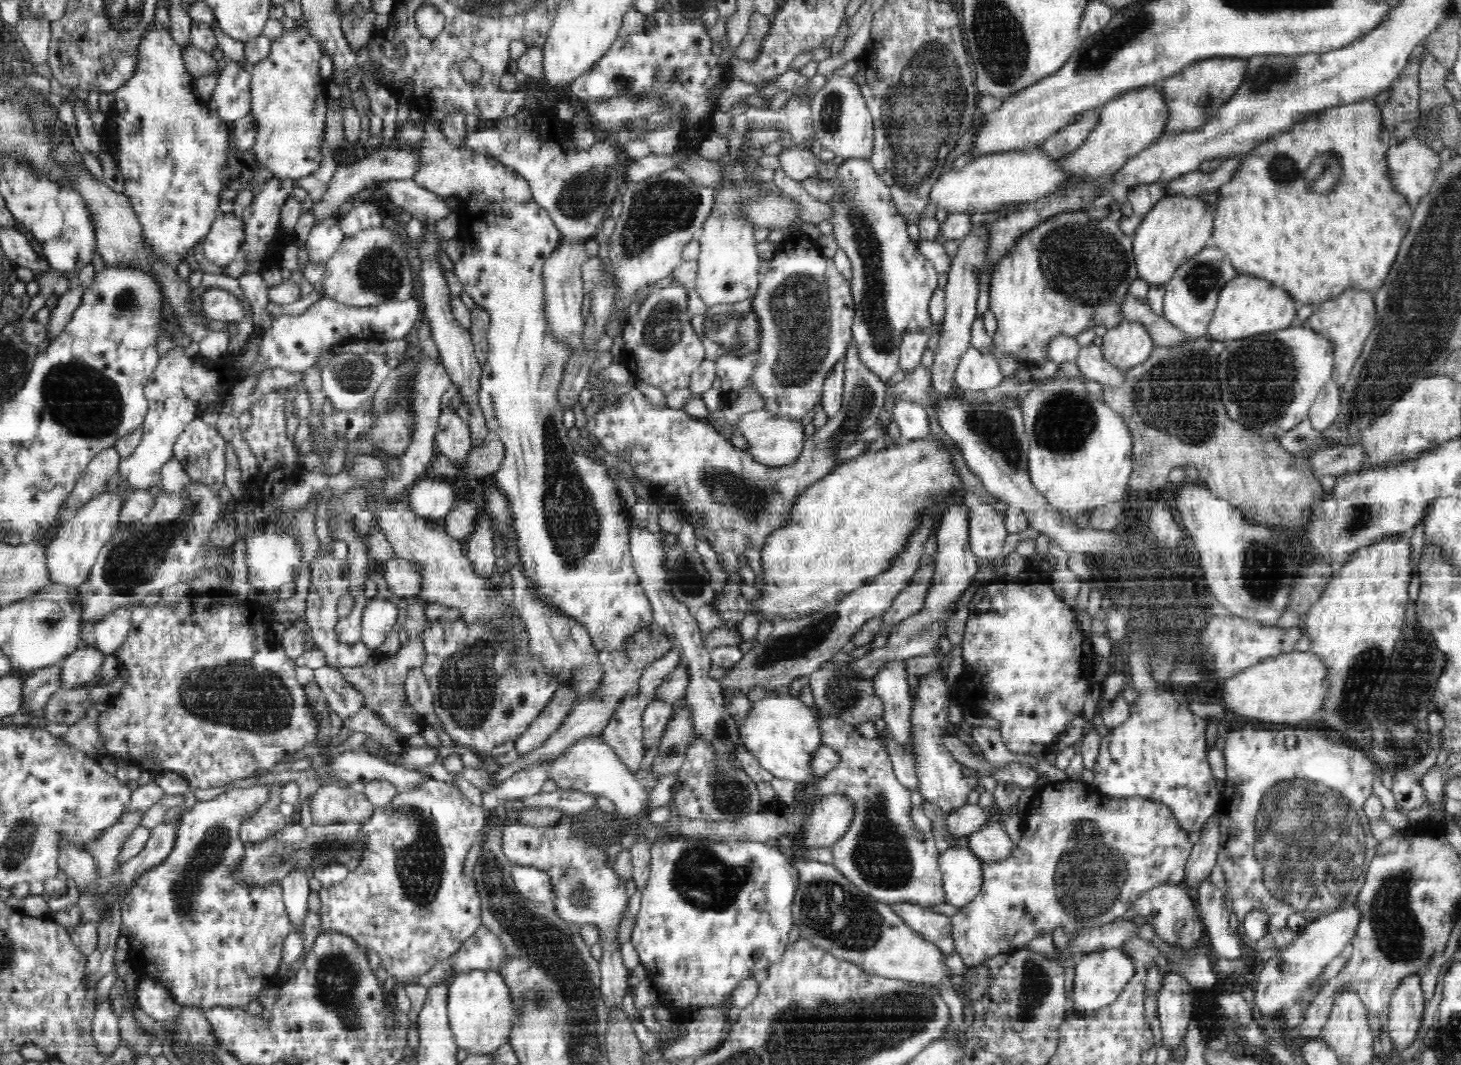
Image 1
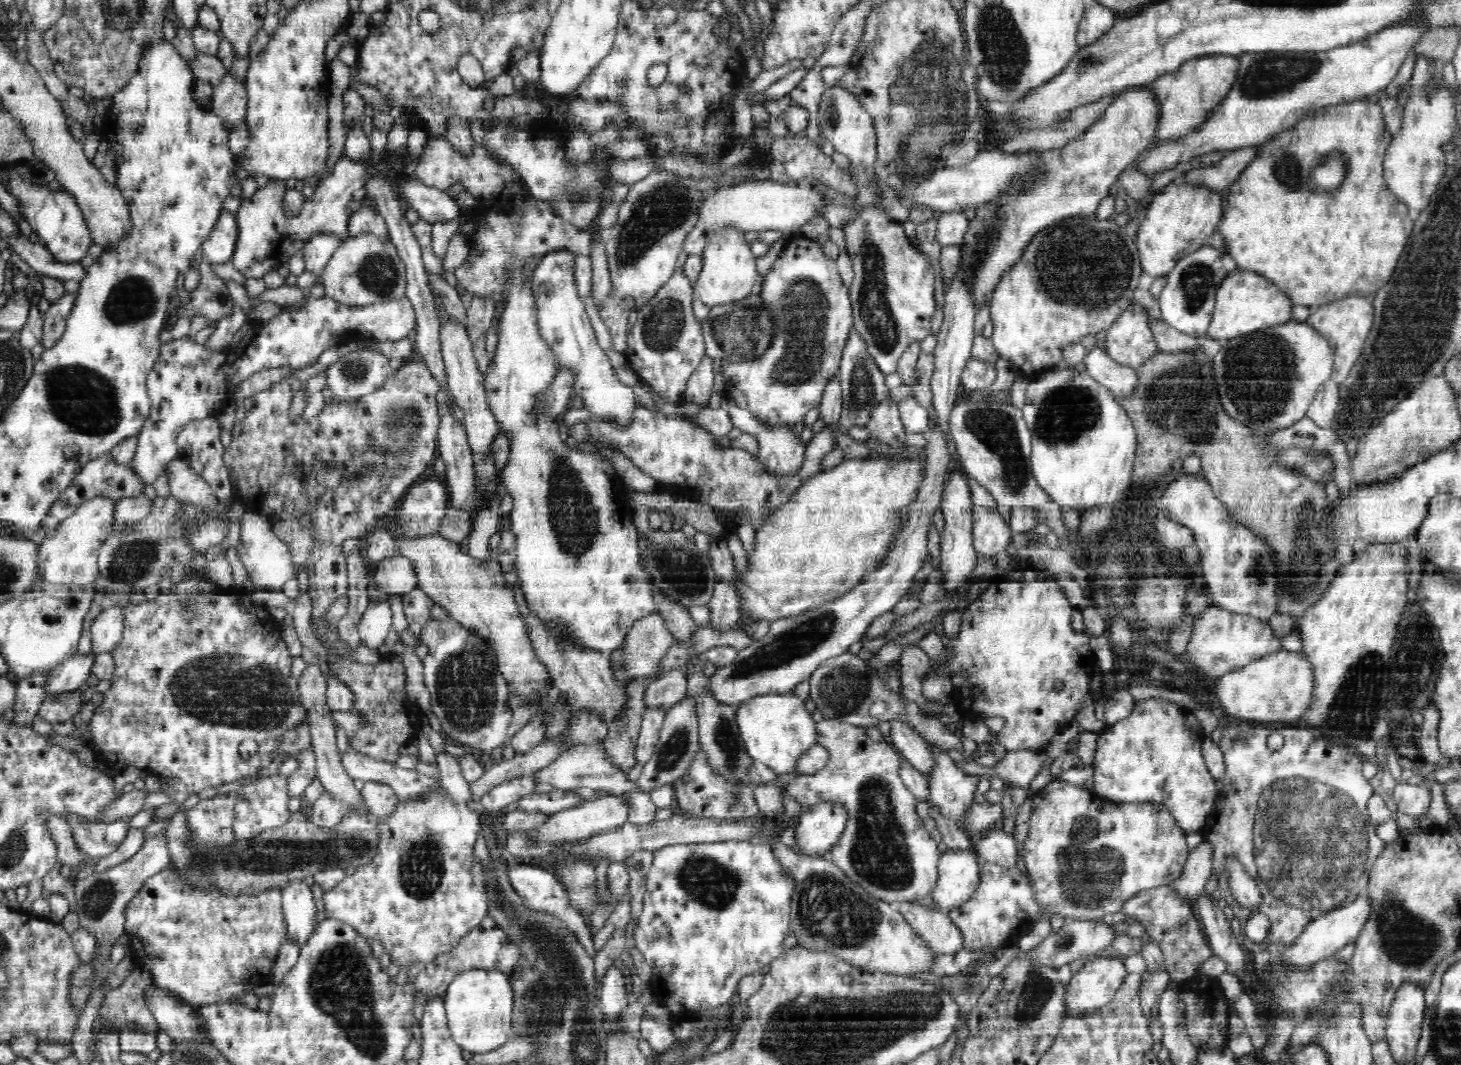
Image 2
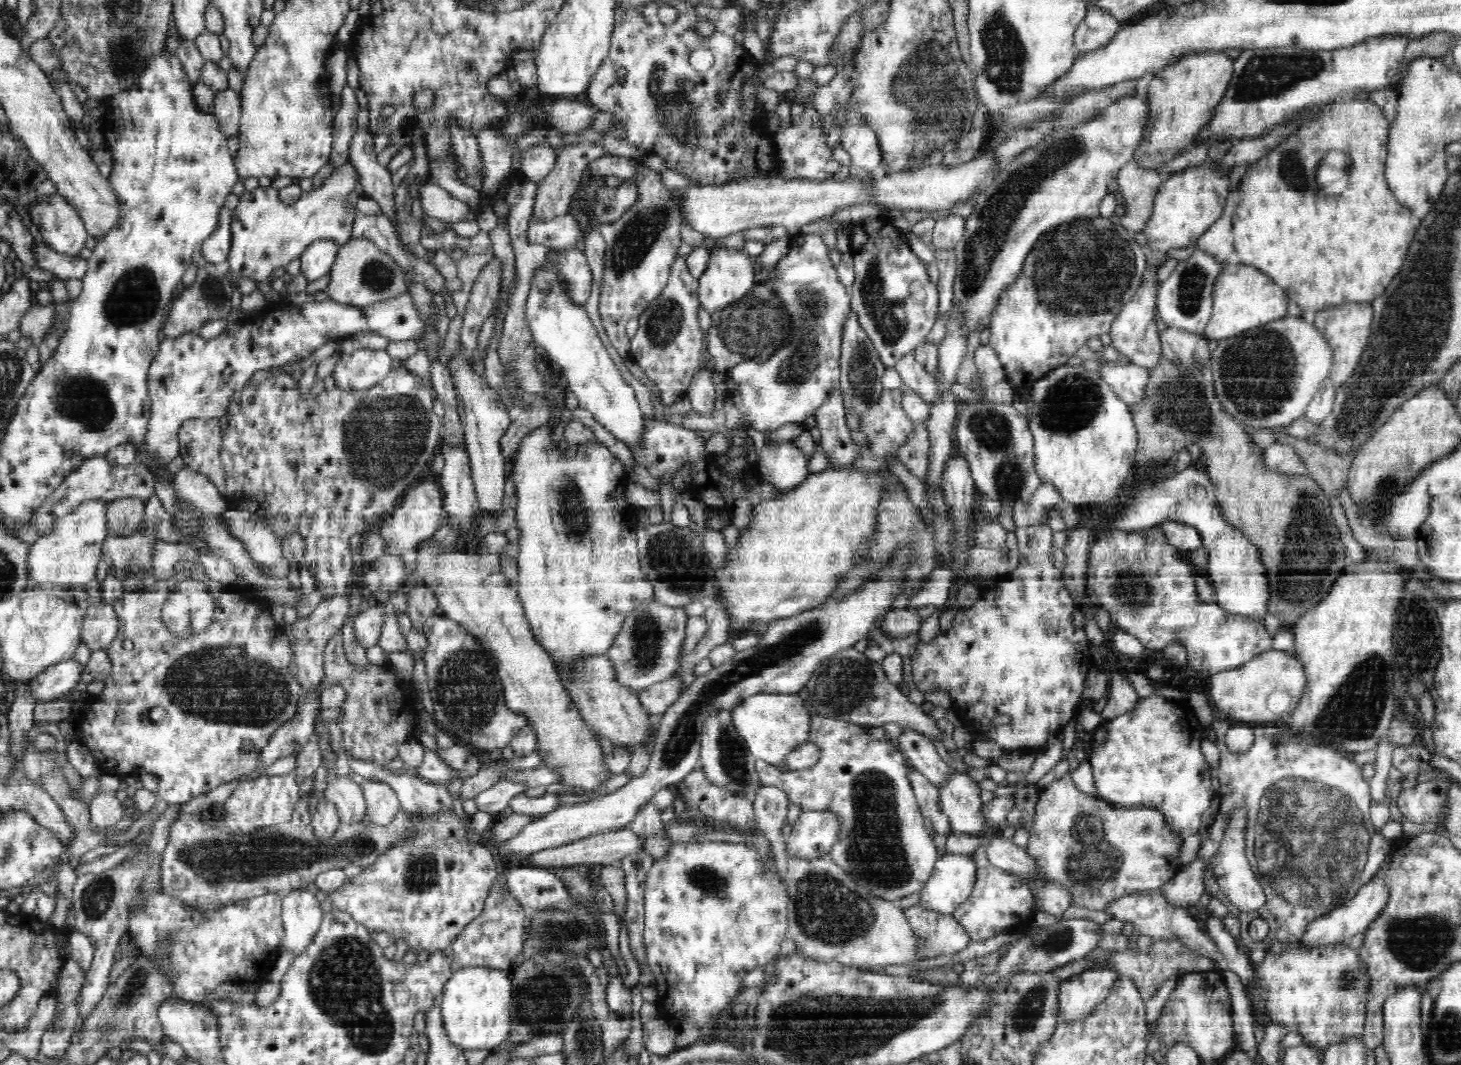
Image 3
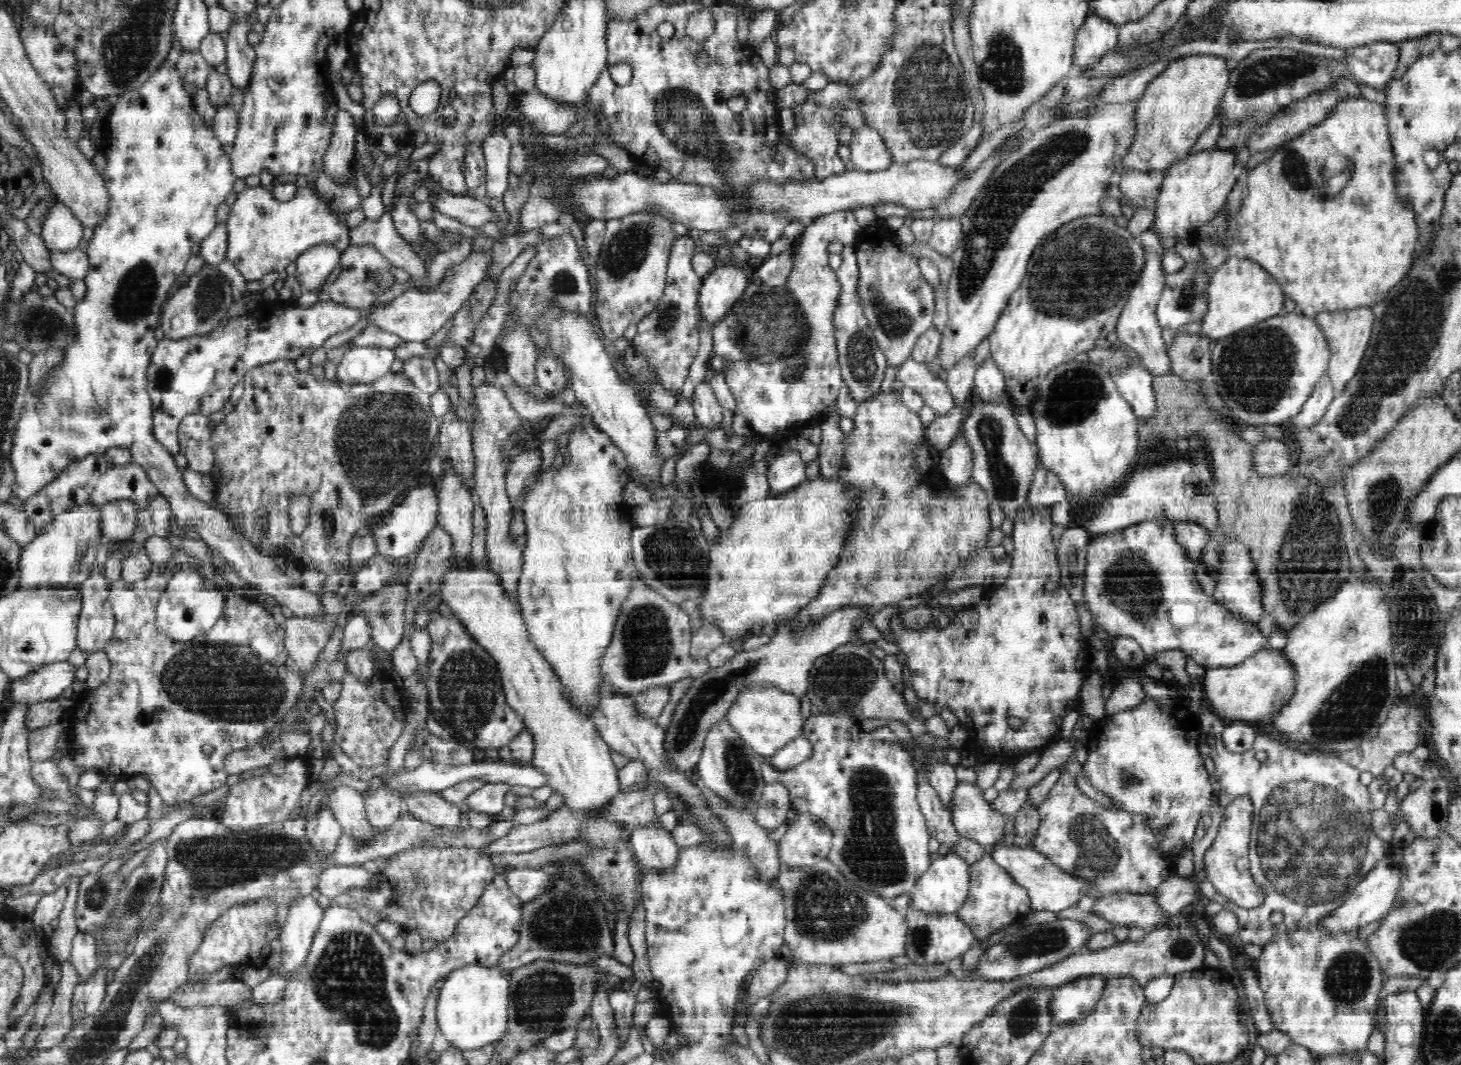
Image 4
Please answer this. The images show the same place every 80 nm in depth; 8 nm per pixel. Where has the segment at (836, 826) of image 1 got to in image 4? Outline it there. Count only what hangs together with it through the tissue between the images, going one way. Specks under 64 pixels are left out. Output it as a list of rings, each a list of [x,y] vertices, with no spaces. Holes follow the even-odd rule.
[[[799,814],[778,842],[778,856],[787,868],[810,868],[827,858],[831,834],[814,817]]]

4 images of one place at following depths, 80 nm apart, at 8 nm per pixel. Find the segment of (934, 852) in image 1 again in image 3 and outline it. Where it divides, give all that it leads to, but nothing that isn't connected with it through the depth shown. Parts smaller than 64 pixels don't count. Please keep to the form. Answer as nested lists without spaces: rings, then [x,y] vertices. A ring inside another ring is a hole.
[[[824,716],[812,718],[809,741],[821,751],[821,757],[814,766],[790,771],[757,759],[755,769],[761,784],[780,788],[788,795],[790,803],[802,807],[802,811],[832,813],[839,818],[838,840],[829,855],[851,876],[854,884],[866,887],[878,898],[887,901],[920,892],[934,870],[938,854],[909,781],[910,764],[905,754],[894,741],[874,740],[867,730],[853,722]]]

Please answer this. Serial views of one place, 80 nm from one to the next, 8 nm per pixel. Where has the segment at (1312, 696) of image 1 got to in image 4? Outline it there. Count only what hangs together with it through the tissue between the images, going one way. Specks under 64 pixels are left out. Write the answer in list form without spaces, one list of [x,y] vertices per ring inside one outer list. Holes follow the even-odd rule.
[[[1266,649],[1255,651],[1250,658],[1243,659],[1232,667],[1214,667],[1206,672],[1203,691],[1212,704],[1212,712],[1221,719],[1251,720],[1266,718],[1276,708],[1282,707],[1292,696],[1296,675],[1291,663],[1282,656],[1282,651]]]

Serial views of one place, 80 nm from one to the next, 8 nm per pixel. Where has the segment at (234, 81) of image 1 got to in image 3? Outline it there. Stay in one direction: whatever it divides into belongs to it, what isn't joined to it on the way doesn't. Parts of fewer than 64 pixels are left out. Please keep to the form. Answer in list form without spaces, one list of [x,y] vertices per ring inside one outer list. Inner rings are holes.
[[[230,87],[217,92],[214,98],[213,115],[218,121],[220,131],[226,135],[226,139],[233,137],[239,132],[242,116],[241,93],[235,92]]]

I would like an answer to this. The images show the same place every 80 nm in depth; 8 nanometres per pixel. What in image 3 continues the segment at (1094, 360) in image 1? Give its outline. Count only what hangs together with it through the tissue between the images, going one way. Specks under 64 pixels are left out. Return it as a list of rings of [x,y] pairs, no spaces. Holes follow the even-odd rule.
[[[1098,358],[1098,362],[1103,364],[1099,374],[1122,401],[1131,405],[1144,400],[1144,391],[1149,377],[1148,368],[1121,359],[1111,362]]]

